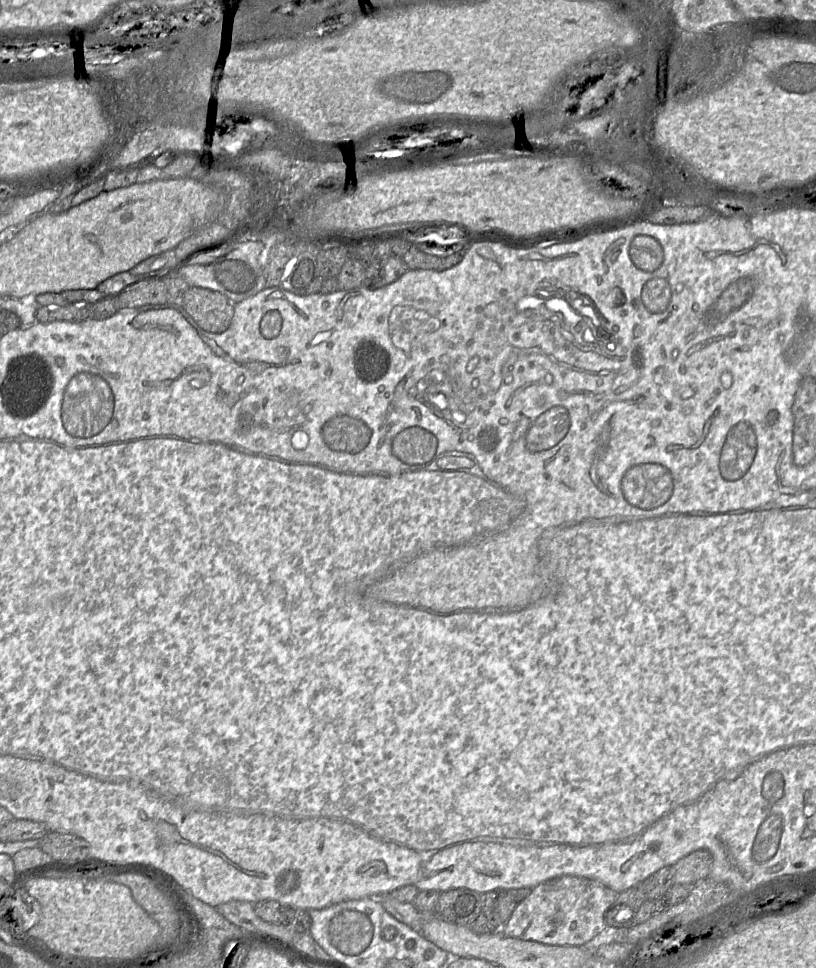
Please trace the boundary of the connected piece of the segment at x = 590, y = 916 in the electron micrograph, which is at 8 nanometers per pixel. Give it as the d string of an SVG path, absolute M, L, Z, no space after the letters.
M560 876L545 881L543 883L540 883L539 885L533 887L530 894L515 907L508 921L504 923L502 928L500 929L500 932L507 937L519 938L522 940L530 940L530 941L540 942L549 945L580 946L592 940L597 934L599 934L601 931L604 930L604 928L606 927L606 922L605 922L606 911L616 900L617 895L618 895L617 892L605 886L600 881L594 879L586 879L578 876Z

